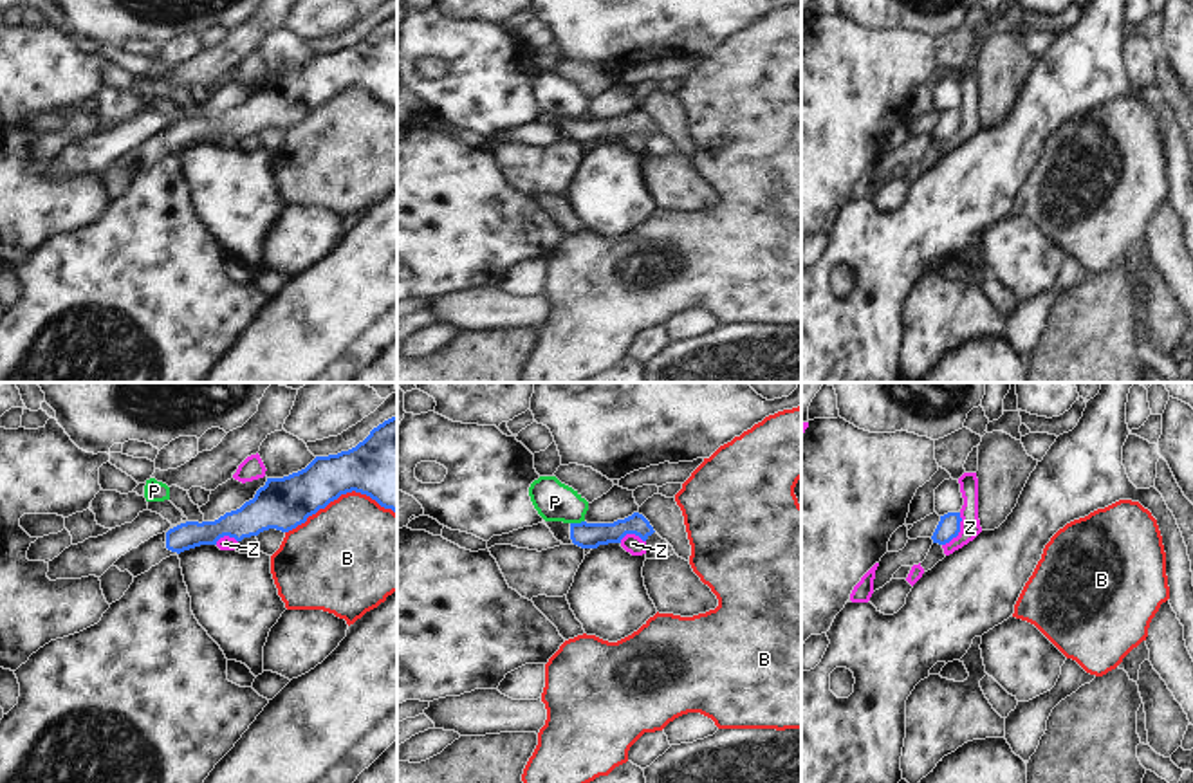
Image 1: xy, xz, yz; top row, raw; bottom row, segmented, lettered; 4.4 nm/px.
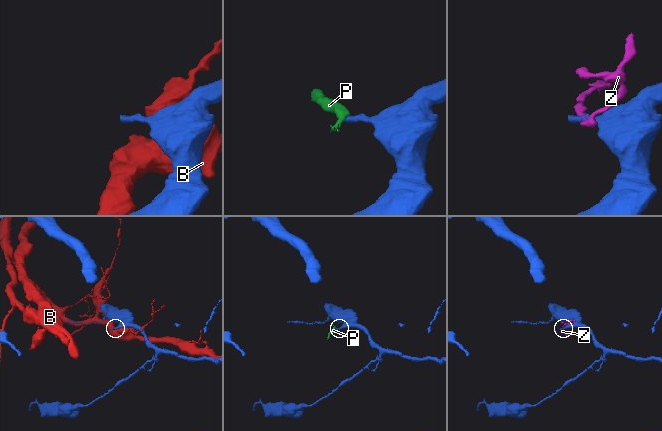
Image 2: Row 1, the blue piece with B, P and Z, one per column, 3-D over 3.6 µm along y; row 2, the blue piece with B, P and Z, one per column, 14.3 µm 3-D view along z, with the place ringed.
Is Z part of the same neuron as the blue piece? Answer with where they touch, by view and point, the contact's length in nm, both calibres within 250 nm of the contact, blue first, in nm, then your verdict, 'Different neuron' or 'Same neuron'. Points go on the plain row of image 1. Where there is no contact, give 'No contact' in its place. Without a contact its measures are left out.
Touches blue at yz (959, 127). Shared border 170 nm. Thickness 100 nm (blue) against 100 nm. Different neuron.

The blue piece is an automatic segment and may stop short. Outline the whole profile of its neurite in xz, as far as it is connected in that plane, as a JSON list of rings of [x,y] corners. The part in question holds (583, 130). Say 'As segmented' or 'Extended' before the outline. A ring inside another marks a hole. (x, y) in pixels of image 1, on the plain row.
Extended. [[[633,108],[624,115],[614,119],[563,119],[563,117],[545,117],[554,134],[563,141],[578,141],[581,144],[597,144],[599,141],[621,139],[626,130],[635,130],[646,137],[655,126],[650,117]]]

